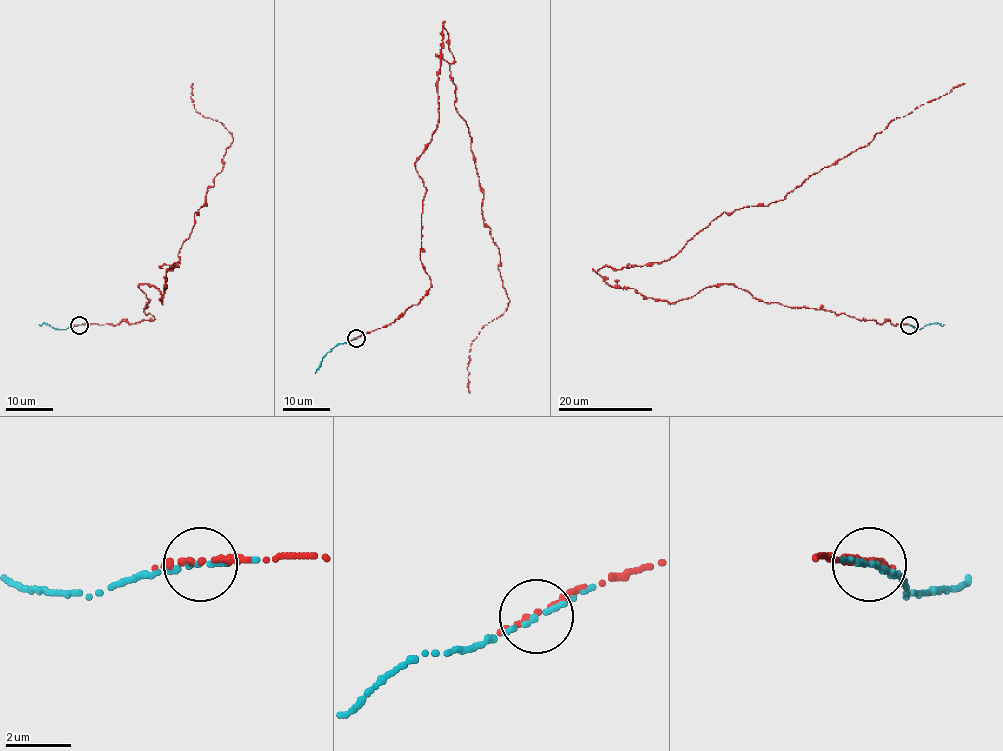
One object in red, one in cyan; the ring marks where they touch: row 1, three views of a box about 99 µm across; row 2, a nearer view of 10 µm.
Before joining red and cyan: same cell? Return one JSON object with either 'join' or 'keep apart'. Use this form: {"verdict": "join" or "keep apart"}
{"verdict": "join"}

